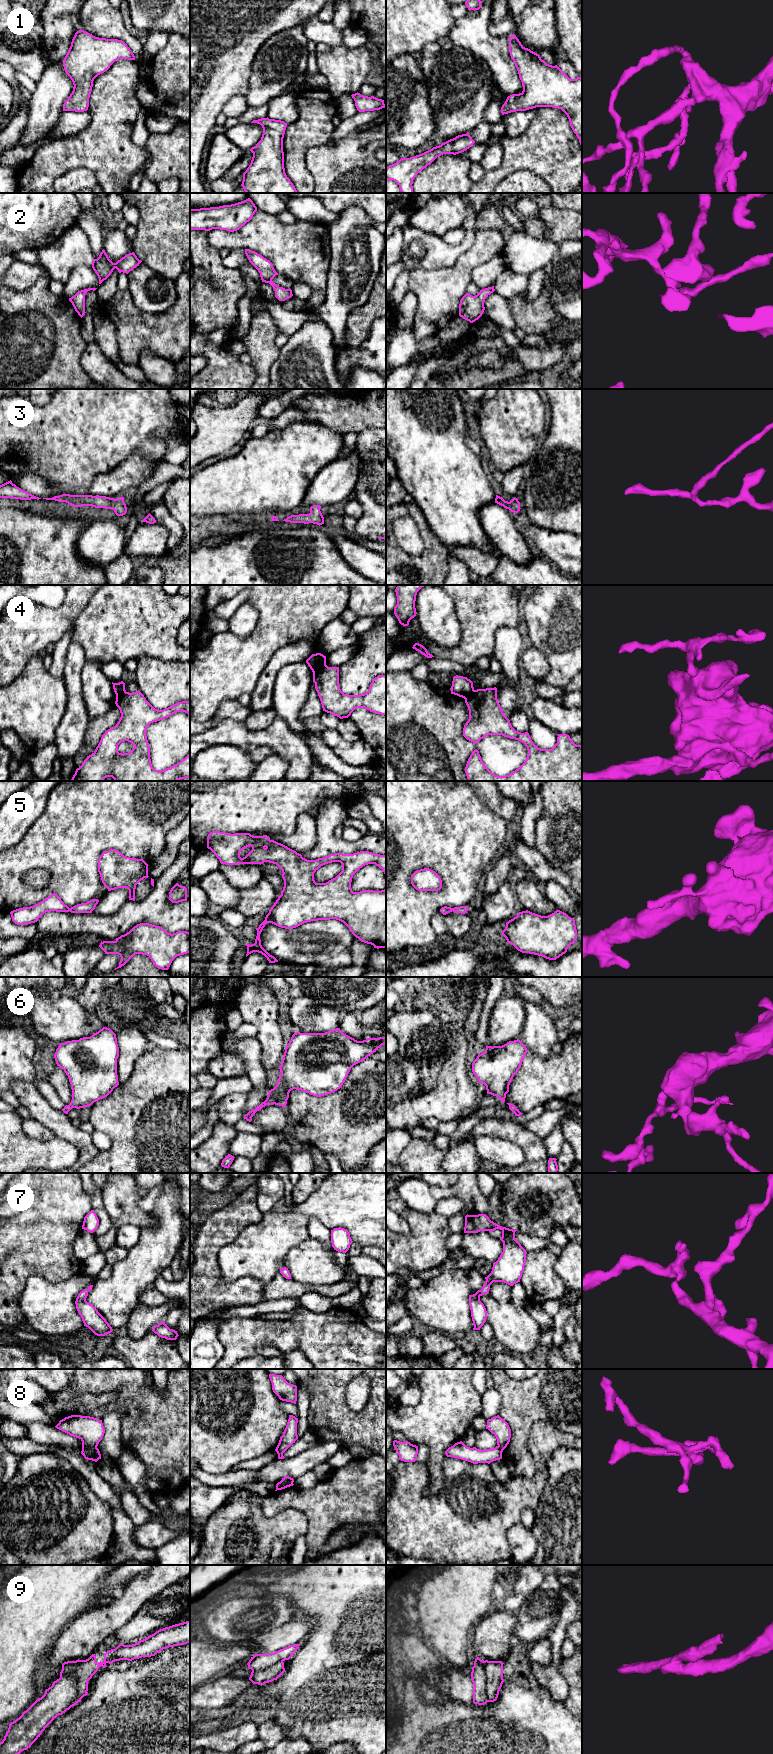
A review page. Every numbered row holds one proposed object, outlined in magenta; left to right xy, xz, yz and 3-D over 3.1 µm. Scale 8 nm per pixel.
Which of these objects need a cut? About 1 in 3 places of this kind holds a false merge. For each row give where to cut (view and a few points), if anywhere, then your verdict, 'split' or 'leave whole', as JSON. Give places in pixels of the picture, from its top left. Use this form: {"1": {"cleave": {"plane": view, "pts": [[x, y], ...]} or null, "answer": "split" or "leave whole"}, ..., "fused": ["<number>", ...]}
{"1": {"cleave": null, "answer": "leave whole"}, "2": {"cleave": null, "answer": "leave whole"}, "3": {"cleave": null, "answer": "leave whole"}, "4": {"cleave": {"plane": "xz", "pts": [[325, 664], [313, 672]]}, "answer": "split"}, "5": {"cleave": null, "answer": "leave whole"}, "6": {"cleave": null, "answer": "leave whole"}, "7": {"cleave": null, "answer": "leave whole"}, "8": {"cleave": {"plane": "xy", "pts": [[96, 1446], [82, 1448]]}, "answer": "split"}, "9": {"cleave": {"plane": "yz", "pts": [[483, 1661], [485, 1690], [488, 1701]]}, "answer": "split"}, "fused": ["4", "8", "9"]}

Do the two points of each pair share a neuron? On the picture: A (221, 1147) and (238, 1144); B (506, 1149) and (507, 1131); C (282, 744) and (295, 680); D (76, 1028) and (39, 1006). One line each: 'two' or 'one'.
A: two
B: two
C: two
D: one

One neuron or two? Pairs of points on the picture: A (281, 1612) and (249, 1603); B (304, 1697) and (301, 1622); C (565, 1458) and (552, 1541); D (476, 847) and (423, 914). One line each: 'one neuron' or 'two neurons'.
A: one neuron
B: two neurons
C: one neuron
D: one neuron

